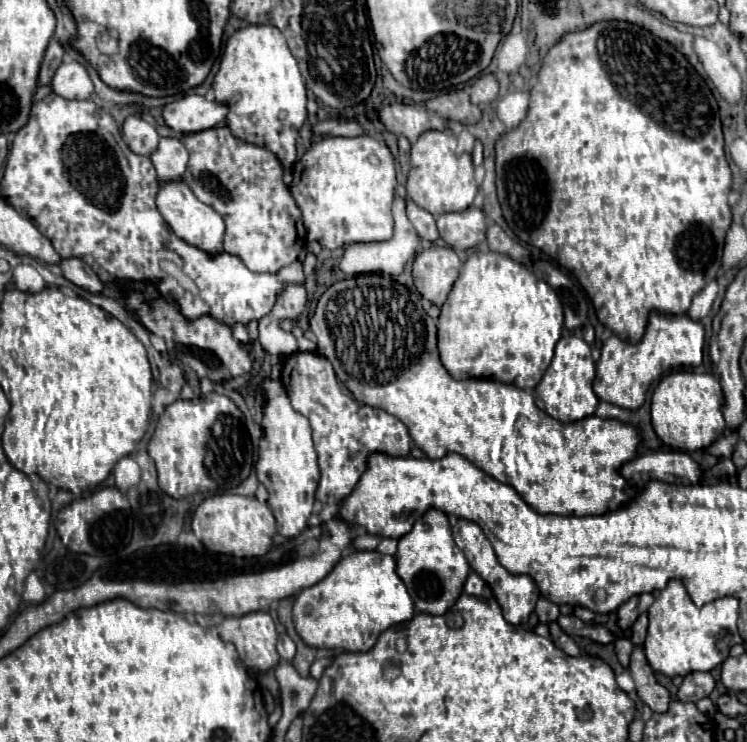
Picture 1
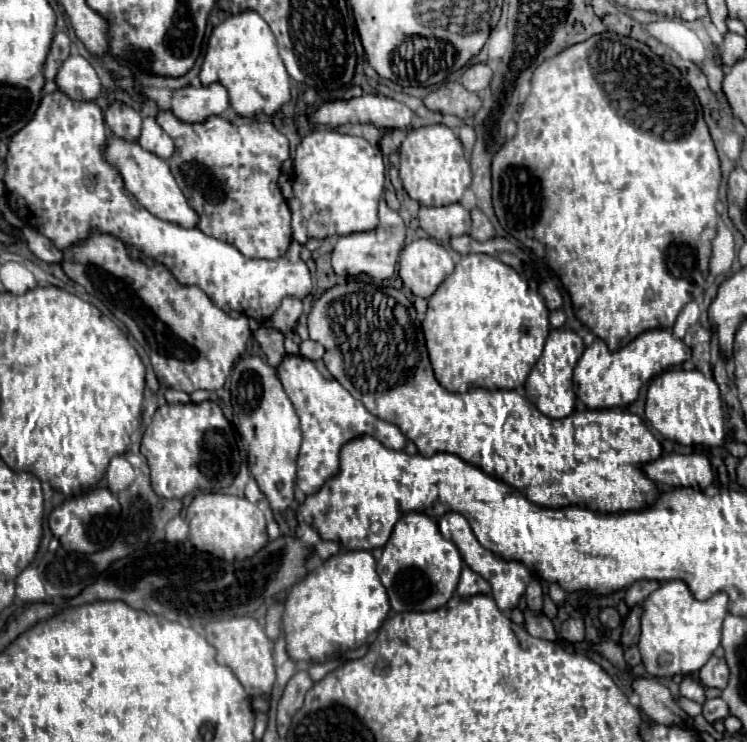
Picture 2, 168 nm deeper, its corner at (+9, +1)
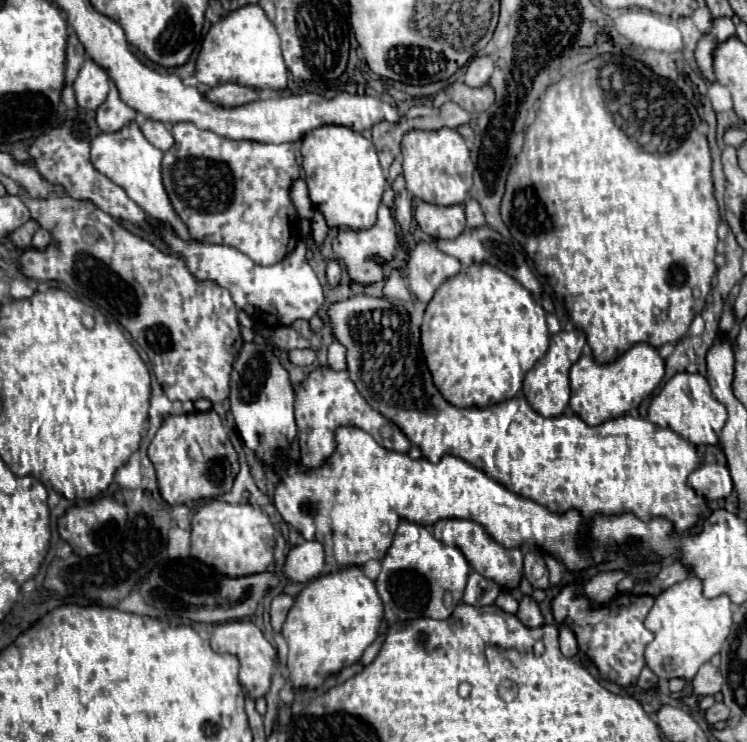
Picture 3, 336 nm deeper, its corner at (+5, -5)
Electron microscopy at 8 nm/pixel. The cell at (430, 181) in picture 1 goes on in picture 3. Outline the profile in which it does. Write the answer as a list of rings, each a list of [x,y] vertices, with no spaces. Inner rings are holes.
[[[454,128],[410,130],[402,138],[402,168],[406,188],[424,202],[464,204],[472,188],[472,160],[466,140]]]

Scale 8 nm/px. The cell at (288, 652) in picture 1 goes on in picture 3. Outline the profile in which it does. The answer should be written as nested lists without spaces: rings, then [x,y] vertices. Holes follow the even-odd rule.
[[[278,594],[278,596],[274,596],[272,606],[270,606],[270,616],[272,616],[272,628],[274,628],[276,632],[282,630],[282,624],[284,624],[284,620],[286,620],[286,614],[288,614],[288,610],[292,608],[292,604],[294,604],[294,598],[288,596],[288,594]]]

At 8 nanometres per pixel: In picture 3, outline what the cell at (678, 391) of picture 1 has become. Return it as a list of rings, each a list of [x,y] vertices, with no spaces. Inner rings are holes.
[[[680,372],[680,374],[674,374],[664,384],[658,396],[654,396],[648,408],[648,420],[662,428],[670,428],[672,432],[676,432],[678,436],[682,436],[684,440],[696,446],[718,444],[720,430],[726,424],[726,408],[712,396],[710,384],[702,374]]]

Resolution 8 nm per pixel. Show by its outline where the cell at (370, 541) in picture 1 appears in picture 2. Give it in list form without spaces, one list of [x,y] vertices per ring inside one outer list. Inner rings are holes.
[[[320,540],[320,542],[314,546],[314,554],[320,556],[320,558],[330,558],[332,554],[338,554],[338,548],[340,548],[340,542]]]

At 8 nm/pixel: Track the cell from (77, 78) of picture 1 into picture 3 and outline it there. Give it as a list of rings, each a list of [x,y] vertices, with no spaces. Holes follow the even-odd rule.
[[[86,60],[84,68],[80,70],[78,78],[72,84],[74,92],[76,92],[76,100],[80,108],[88,108],[88,110],[96,110],[108,96],[110,90],[110,76],[108,72],[98,66],[94,60]]]

